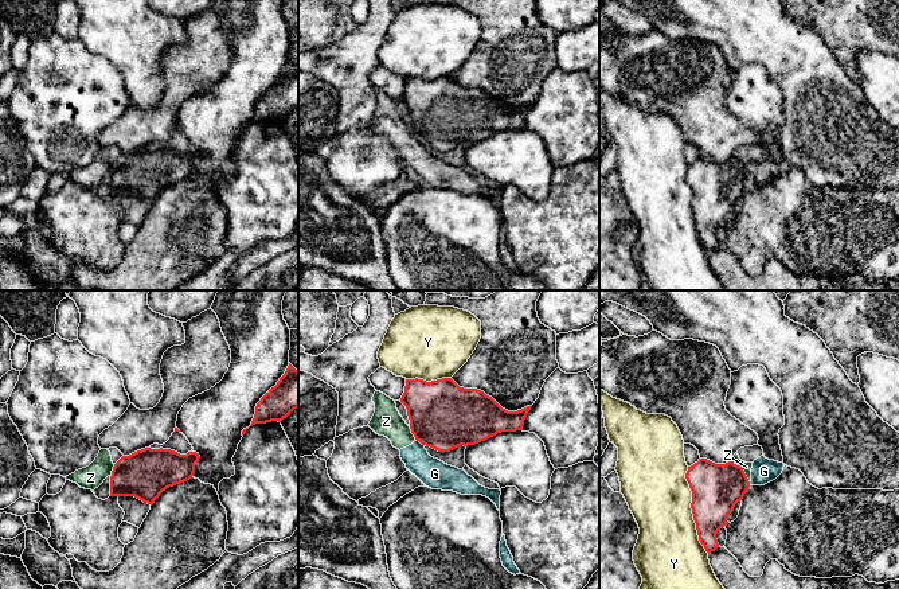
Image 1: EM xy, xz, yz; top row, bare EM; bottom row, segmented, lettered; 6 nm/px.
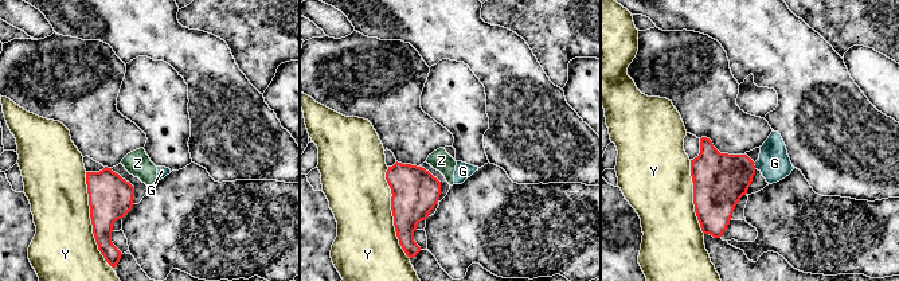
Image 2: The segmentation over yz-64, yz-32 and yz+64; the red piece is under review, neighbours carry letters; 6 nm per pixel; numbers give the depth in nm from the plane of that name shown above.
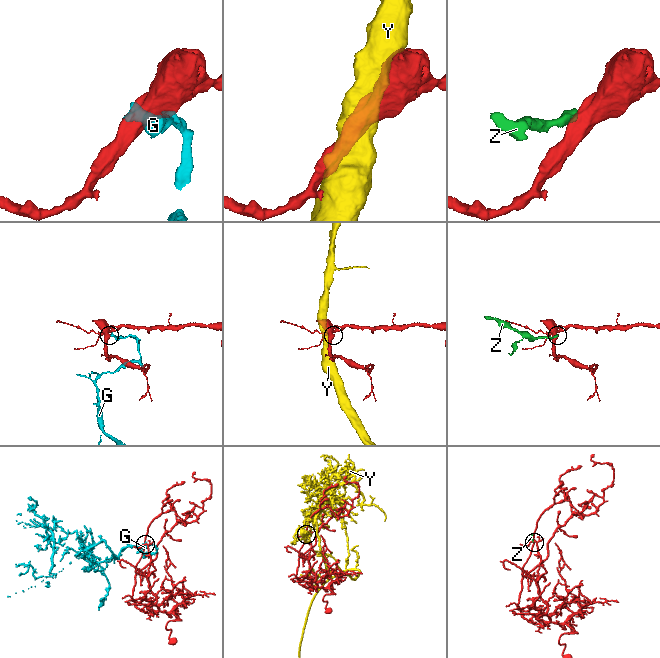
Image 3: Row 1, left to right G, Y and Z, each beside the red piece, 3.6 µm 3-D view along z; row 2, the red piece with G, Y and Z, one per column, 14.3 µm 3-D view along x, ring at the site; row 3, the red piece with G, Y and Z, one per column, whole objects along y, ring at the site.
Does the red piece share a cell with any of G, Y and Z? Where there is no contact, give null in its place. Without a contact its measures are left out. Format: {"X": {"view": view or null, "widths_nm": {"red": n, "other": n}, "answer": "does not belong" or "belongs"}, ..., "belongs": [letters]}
{"G": {"view": "xz", "widths_nm": {"red": 400, "other": 180}, "answer": "does not belong"}, "Y": {"view": "yz", "widths_nm": {"red": 300, "other": 380}, "answer": "does not belong"}, "Z": {"view": "yz", "widths_nm": {"red": 300, "other": 50}, "answer": "does not belong"}, "belongs": []}

